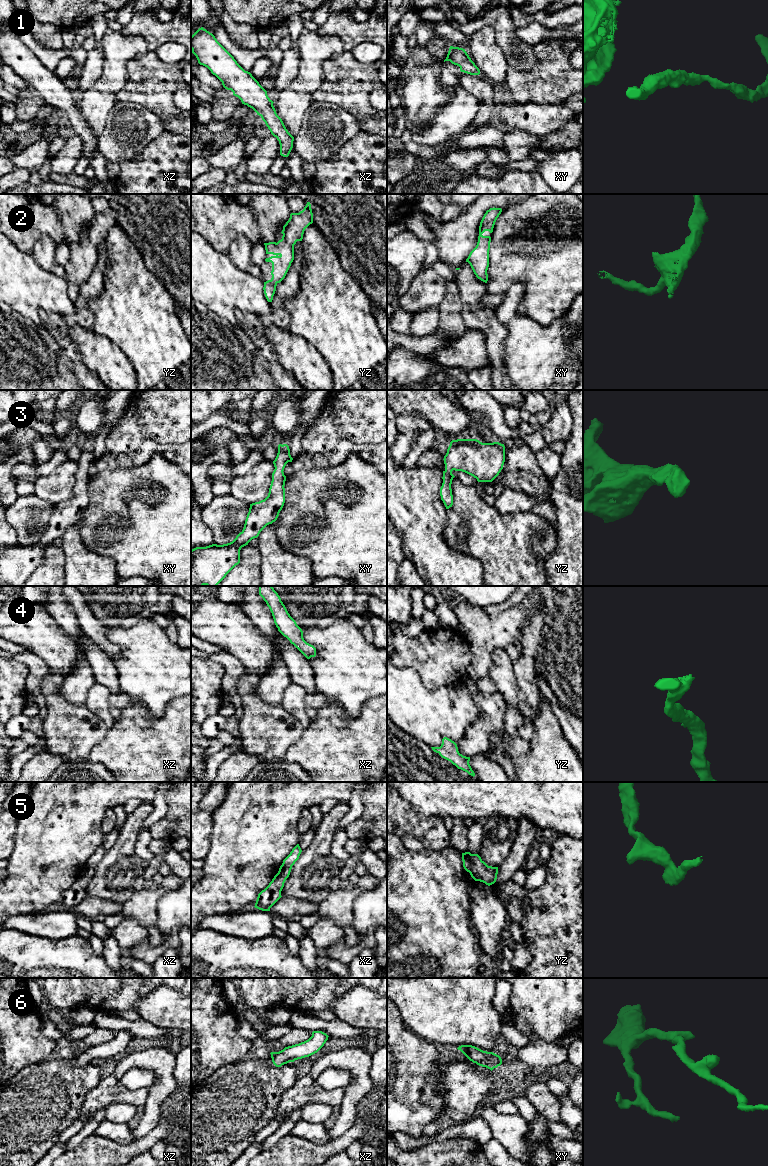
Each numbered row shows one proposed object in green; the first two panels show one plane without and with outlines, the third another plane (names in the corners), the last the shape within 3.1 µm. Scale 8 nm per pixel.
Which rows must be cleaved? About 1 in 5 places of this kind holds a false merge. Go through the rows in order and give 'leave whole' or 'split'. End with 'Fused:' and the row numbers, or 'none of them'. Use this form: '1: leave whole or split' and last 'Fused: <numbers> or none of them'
1: leave whole
2: leave whole
3: leave whole
4: leave whole
5: leave whole
6: leave whole
Fused: none of them

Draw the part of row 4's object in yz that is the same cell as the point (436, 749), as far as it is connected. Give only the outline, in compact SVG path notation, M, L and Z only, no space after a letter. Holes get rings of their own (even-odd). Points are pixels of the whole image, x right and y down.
M444 737L440 747L431 747L432 750L438 753L442 758L450 761L458 769L467 772L471 776L475 776L469 761L470 757L463 756L459 753L457 744L451 739Z

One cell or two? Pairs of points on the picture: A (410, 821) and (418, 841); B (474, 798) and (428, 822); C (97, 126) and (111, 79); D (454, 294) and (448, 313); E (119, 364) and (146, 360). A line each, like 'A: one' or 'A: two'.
A: one
B: two
C: one
D: one
E: two

